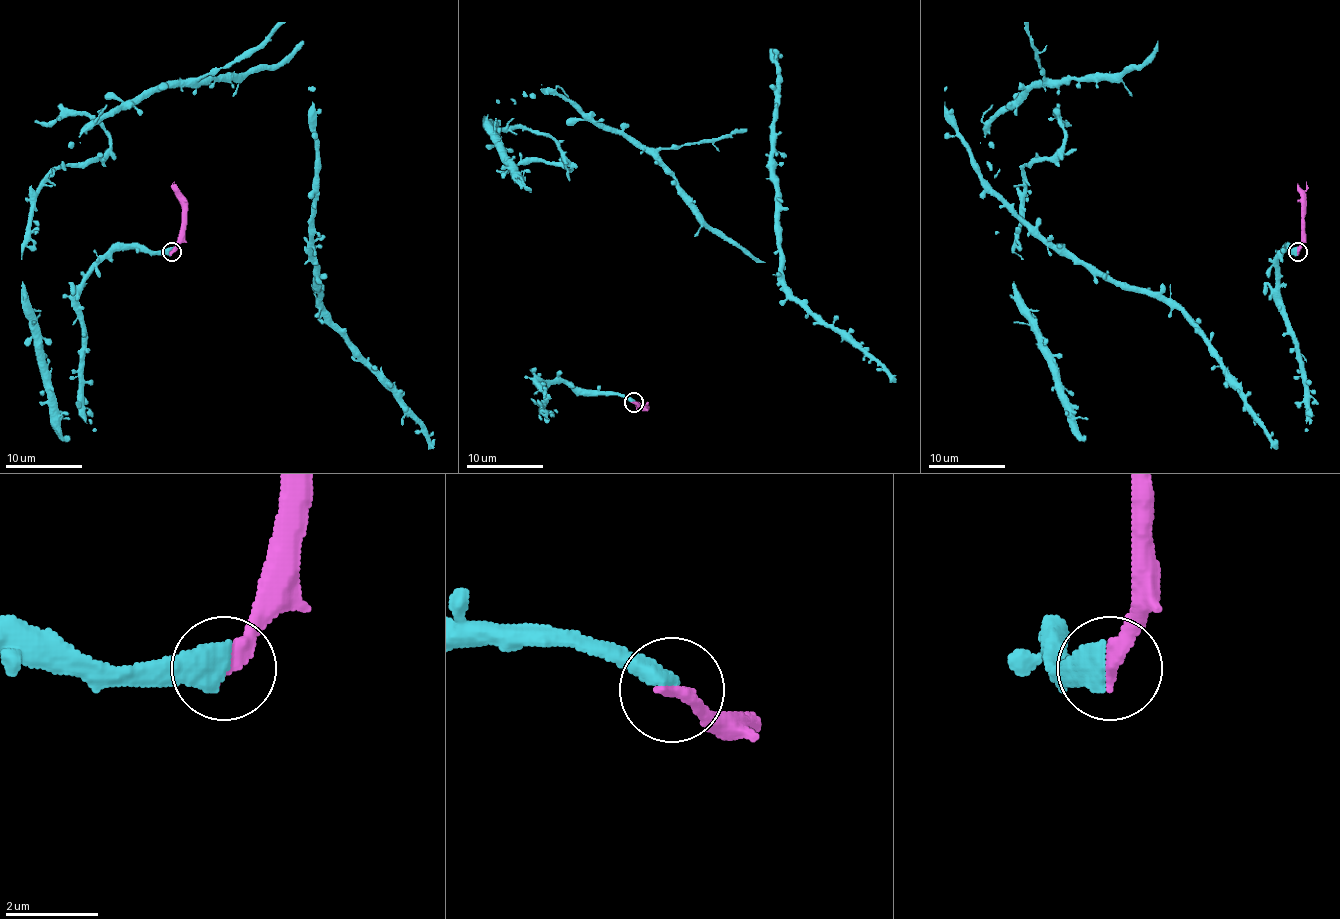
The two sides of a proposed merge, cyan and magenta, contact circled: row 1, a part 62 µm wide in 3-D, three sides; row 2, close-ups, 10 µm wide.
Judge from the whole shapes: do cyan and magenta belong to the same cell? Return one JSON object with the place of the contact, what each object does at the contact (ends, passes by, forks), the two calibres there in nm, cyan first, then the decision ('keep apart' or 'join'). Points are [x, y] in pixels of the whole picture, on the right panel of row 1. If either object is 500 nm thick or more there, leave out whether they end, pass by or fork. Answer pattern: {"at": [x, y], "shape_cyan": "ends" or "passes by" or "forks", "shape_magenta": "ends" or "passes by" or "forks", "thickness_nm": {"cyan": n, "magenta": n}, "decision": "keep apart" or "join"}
{"at": [1297, 251], "thickness_nm": {"cyan": 550, "magenta": 360}, "decision": "join"}

